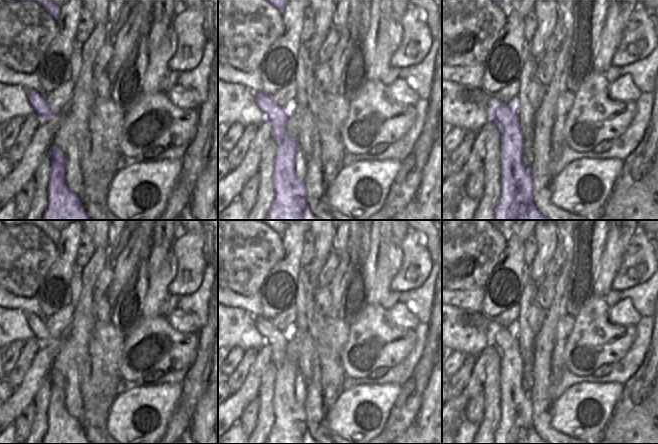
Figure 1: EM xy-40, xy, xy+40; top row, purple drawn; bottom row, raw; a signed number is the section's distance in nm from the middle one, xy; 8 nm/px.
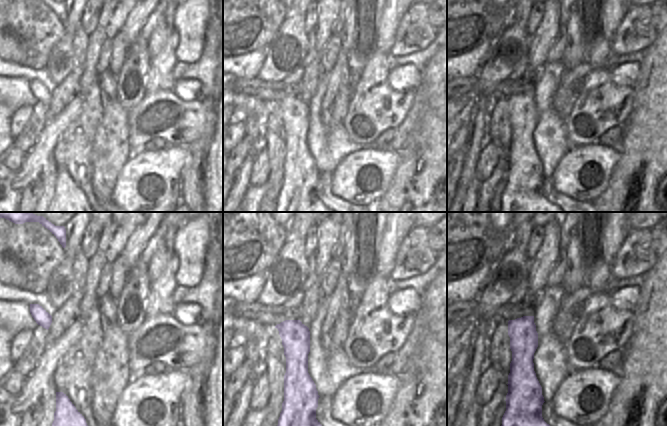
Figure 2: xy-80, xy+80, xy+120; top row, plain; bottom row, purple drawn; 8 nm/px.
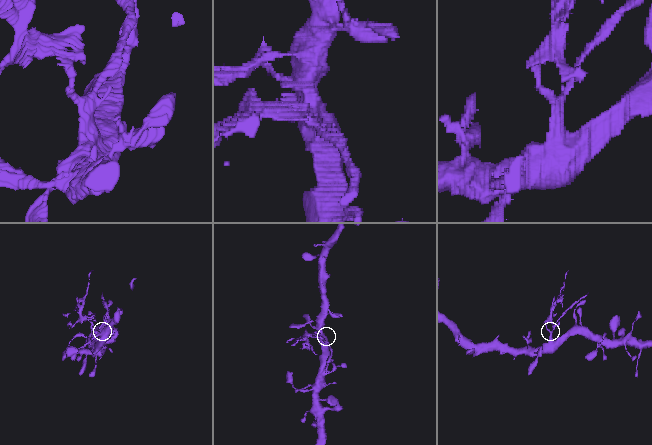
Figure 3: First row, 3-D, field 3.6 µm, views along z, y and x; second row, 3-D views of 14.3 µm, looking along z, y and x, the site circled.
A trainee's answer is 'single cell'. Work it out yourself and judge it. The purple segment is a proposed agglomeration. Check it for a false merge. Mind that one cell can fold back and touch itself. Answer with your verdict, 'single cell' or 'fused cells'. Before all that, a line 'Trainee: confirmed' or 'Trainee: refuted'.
Trainee: refuted
fused cells

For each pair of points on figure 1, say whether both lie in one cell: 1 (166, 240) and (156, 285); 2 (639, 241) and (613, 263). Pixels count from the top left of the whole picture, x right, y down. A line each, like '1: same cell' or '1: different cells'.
1: same cell
2: different cells

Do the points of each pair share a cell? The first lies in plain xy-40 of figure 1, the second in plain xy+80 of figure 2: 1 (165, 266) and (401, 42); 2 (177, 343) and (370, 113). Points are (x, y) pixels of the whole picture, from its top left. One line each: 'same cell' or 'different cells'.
1: different cells
2: same cell

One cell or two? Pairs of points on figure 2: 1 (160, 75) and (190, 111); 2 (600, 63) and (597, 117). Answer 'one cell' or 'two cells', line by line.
1: two cells
2: one cell

